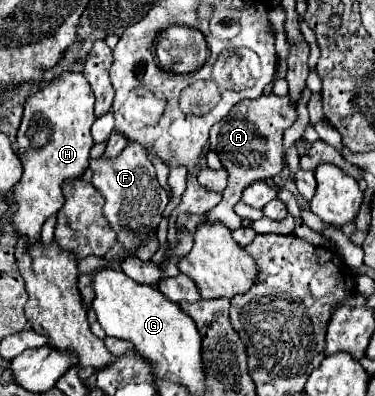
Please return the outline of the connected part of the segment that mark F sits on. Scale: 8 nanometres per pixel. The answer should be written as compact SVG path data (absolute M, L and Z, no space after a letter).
M129 142L117 157L97 157L89 161L93 171L93 185L103 193L105 207L103 213L117 233L119 243L125 251L139 249L147 235L157 231L161 215L167 205L167 191L159 185L155 177L155 167L149 161L143 147L138 142Z

